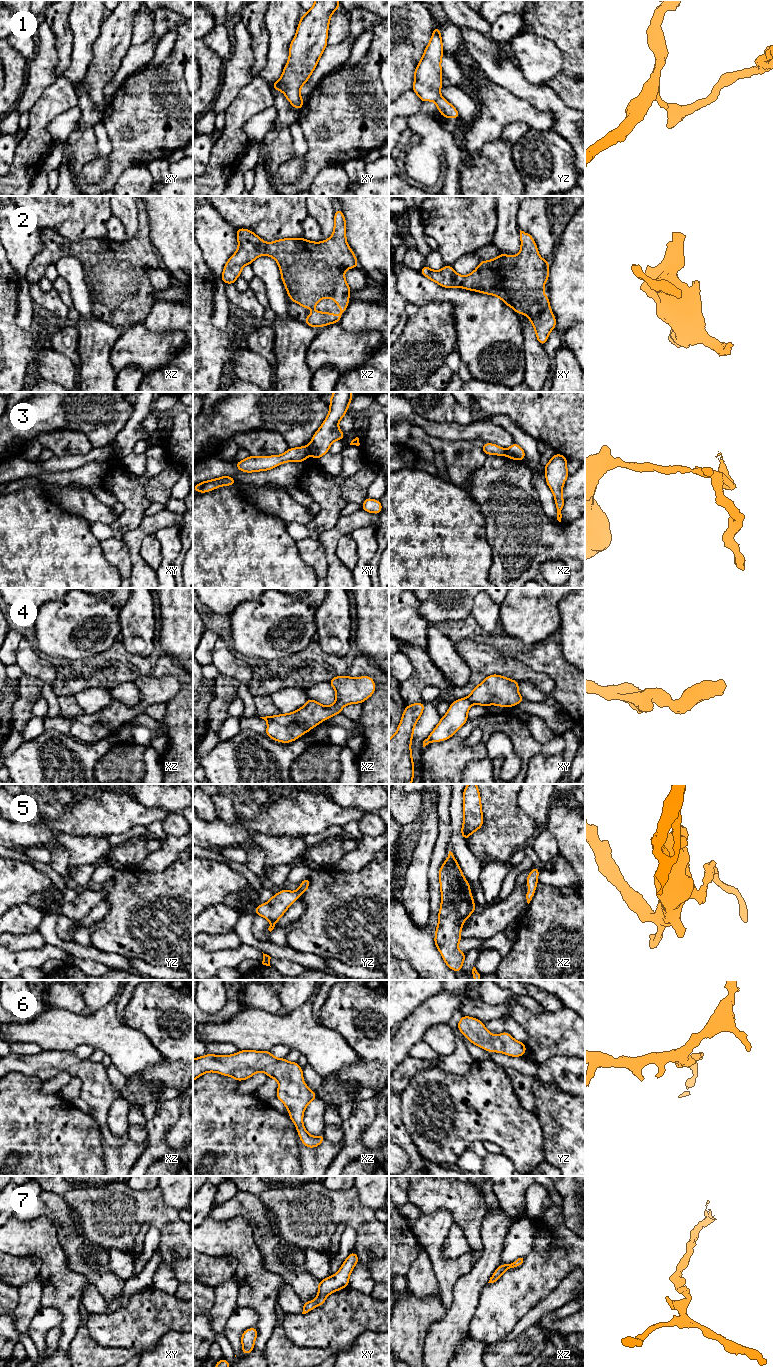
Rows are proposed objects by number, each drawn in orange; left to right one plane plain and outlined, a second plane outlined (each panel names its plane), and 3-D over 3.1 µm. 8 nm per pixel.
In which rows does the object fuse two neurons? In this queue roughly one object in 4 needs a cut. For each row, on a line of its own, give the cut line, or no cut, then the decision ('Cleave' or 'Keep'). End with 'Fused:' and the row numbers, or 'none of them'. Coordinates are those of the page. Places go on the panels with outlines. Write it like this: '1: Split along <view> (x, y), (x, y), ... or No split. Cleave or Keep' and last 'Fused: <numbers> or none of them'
1: No split. Keep
2: No split. Keep
3: Split along xy (308, 446), (311, 454). Cleave
4: No split. Keep
5: No split. Keep
6: No split. Keep
7: No split. Keep
Fused: 3

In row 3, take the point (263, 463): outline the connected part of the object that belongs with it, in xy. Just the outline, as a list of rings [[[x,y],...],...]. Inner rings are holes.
[[[309,446],[290,448],[282,455],[252,456],[235,463],[235,467],[242,472],[251,473],[271,470],[286,462],[303,462],[311,455]]]

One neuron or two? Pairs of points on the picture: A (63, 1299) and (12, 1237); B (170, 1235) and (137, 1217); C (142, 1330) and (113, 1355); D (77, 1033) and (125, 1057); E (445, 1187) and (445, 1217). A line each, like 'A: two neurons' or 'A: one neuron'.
A: one neuron
B: one neuron
C: two neurons
D: one neuron
E: two neurons

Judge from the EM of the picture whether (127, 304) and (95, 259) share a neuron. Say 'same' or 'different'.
same

